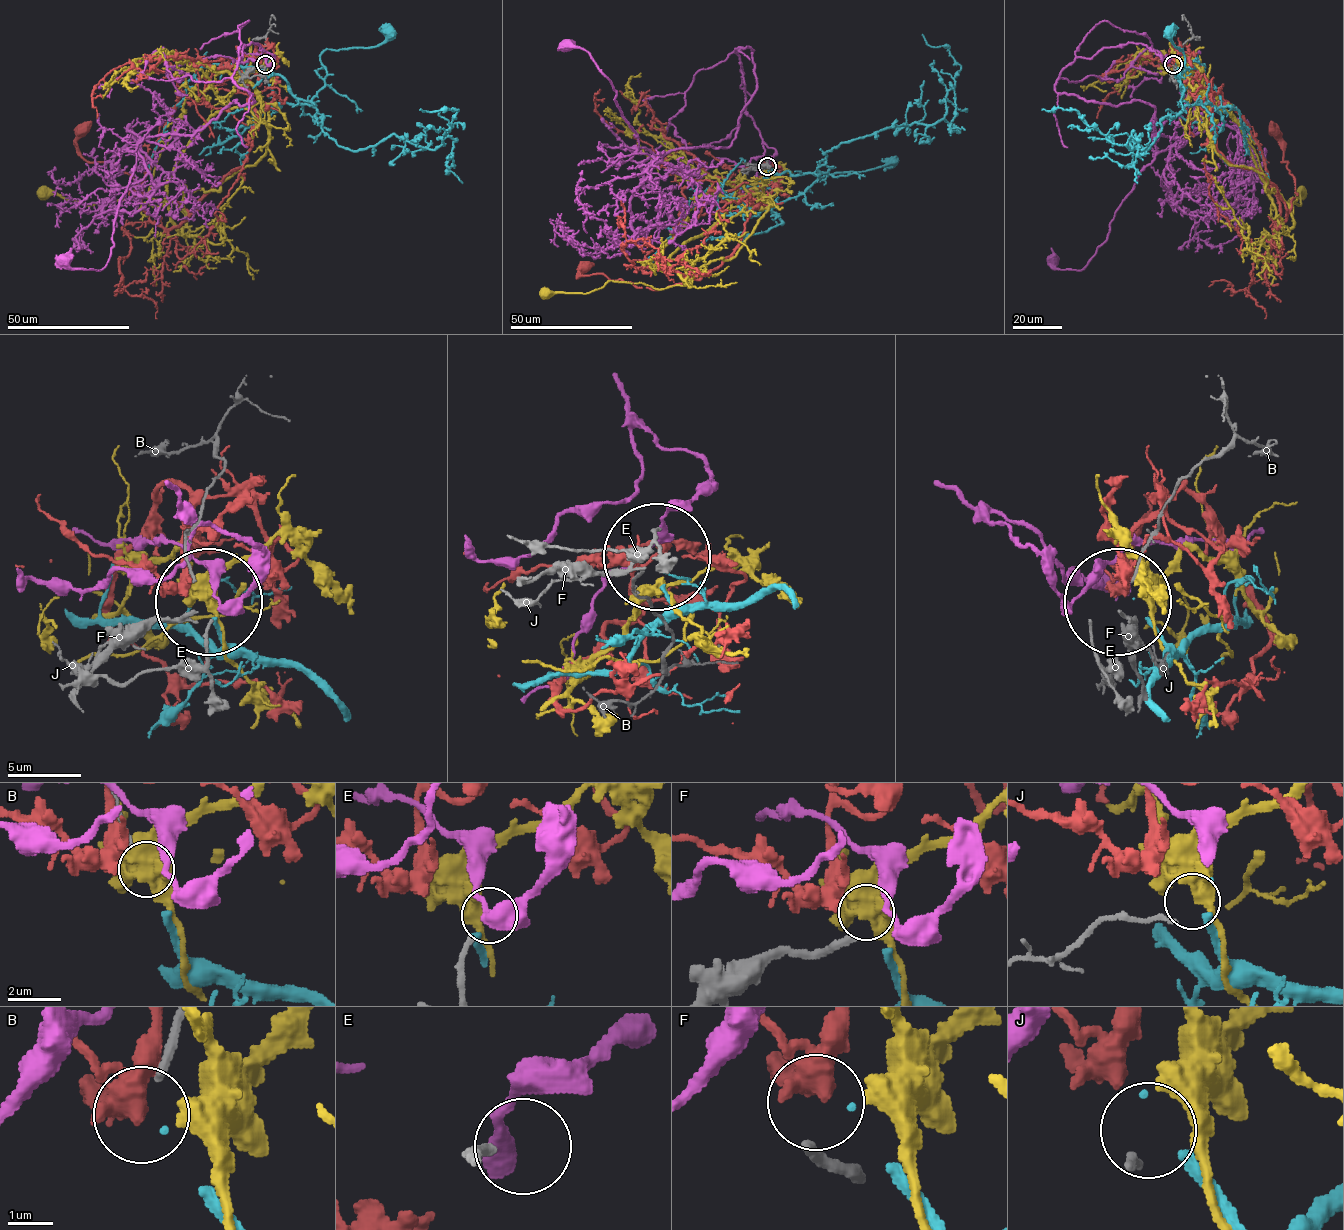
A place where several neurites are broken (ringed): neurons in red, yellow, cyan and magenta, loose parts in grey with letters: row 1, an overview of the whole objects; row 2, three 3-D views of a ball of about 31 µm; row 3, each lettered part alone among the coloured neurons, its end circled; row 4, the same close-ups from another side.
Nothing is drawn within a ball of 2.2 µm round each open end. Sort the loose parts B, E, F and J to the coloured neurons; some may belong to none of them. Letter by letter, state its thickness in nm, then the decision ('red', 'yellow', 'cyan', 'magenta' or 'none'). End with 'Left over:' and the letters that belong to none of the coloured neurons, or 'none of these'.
B: 190 nm thick; none
E: 200 nm thick; none
F: 220 nm thick; none
J: 170 nm thick; none
Left over: B, E, F, J

